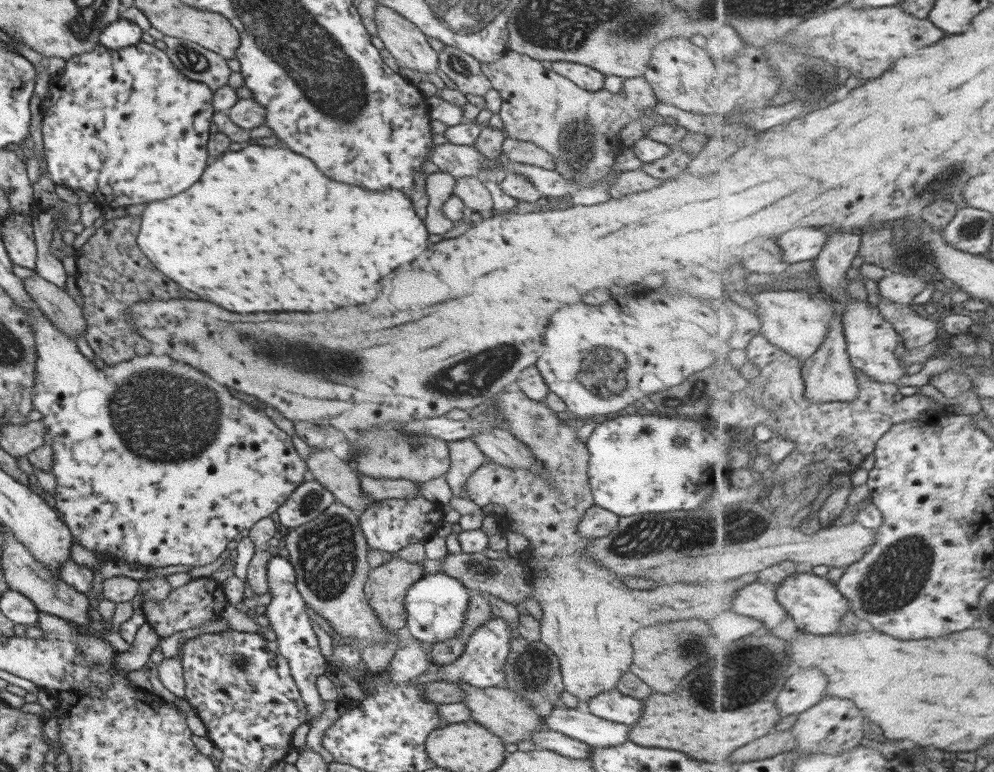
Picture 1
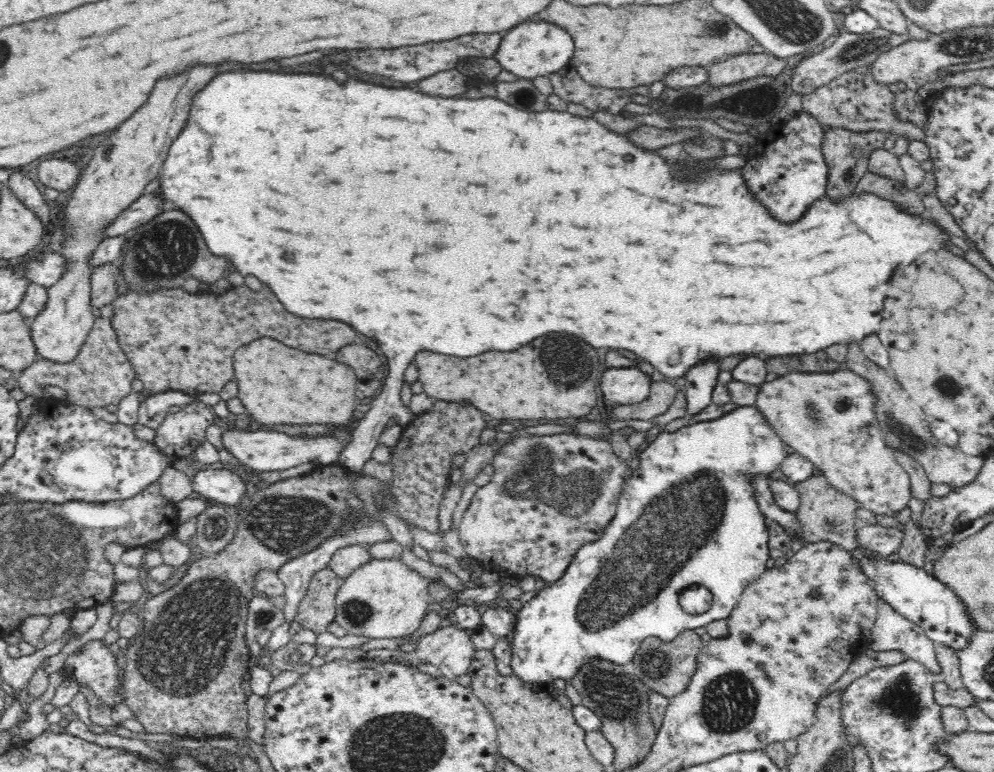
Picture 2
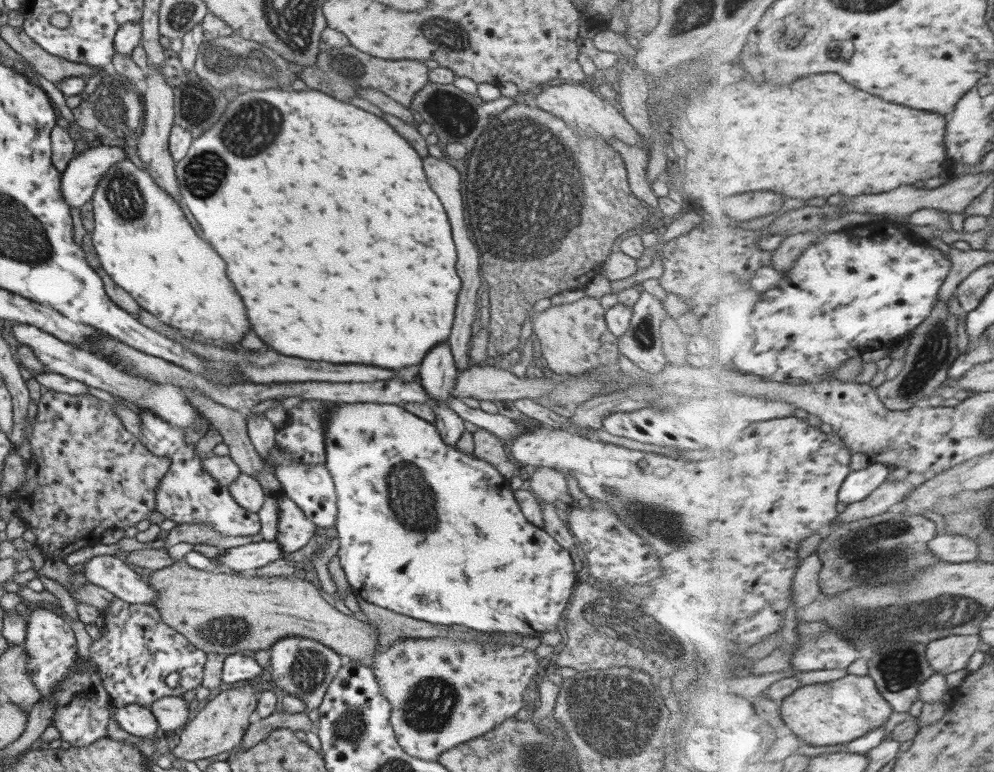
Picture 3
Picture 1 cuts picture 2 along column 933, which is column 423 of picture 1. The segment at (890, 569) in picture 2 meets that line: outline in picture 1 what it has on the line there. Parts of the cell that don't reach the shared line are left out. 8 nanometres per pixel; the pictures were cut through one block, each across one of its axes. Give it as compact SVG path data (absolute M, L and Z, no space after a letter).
M442 573L425 574L407 588L403 605L406 611L407 632L412 637L429 645L449 638L457 638L459 627L463 627L463 613L469 599L469 590L460 583L455 578Z

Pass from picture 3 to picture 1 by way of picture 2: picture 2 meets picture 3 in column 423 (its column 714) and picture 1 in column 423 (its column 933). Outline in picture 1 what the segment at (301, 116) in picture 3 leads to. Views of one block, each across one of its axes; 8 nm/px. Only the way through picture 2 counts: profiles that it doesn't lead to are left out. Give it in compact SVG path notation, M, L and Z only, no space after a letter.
M246 144L245 148L237 152L227 152L221 158L217 158L213 164L207 164L201 178L191 184L189 190L183 190L181 194L169 196L165 200L147 202L145 210L140 214L140 222L136 229L136 243L139 250L147 257L159 272L163 272L167 278L171 278L181 288L197 294L201 300L213 302L229 312L319 312L319 310L335 310L349 304L365 304L375 294L373 286L379 278L387 276L391 270L395 270L399 264L407 264L413 260L419 252L427 248L427 231L423 220L419 219L413 211L411 199L395 189L381 191L363 190L359 186L347 186L343 182L329 180L323 176L313 162L307 158L301 158L299 154L285 148L267 147L263 145Z

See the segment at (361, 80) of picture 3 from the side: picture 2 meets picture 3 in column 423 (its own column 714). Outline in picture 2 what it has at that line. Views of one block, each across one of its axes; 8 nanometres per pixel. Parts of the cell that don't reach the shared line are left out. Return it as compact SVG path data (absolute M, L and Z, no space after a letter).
M765 52L762 54L740 54L726 58L724 62L710 64L709 83L713 86L730 86L750 78L778 77L786 71L788 62Z

